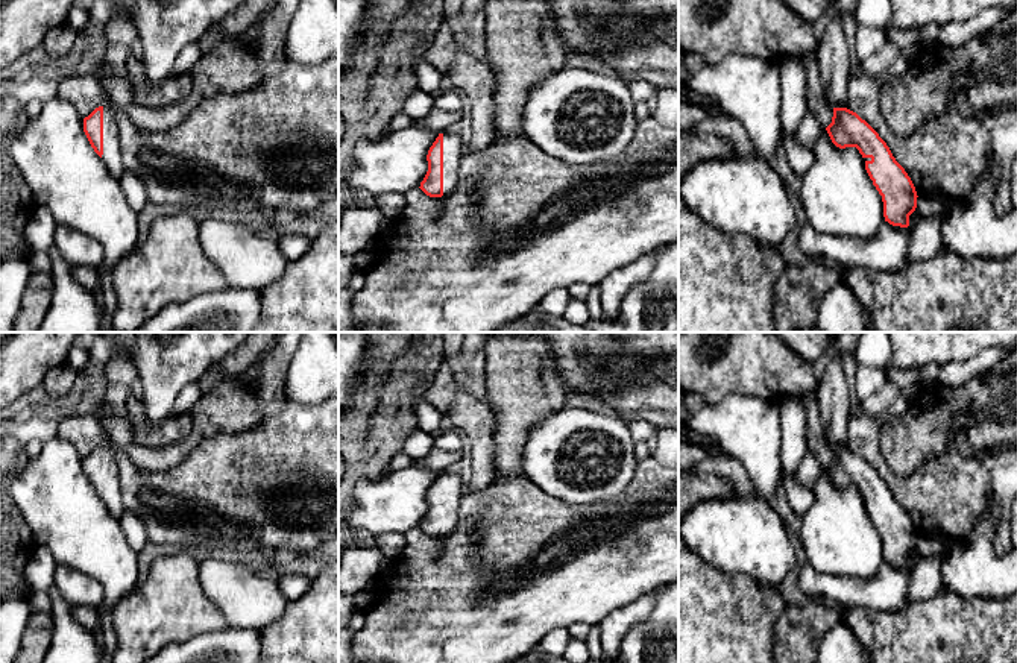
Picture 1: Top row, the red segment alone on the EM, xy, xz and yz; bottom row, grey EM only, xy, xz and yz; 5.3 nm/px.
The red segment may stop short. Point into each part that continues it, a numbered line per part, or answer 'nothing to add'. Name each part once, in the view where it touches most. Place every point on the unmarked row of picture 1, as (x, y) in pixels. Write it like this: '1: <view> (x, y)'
1: xz (453, 489)

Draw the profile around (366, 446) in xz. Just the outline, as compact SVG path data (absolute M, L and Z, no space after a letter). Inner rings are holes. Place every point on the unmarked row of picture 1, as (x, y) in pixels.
M364 332L366 369L361 385L338 417L338 454L345 460L345 472L338 481L338 561L348 548L369 548L375 545L373 534L349 523L354 507L354 490L360 479L373 479L387 472L390 460L402 449L407 437L416 429L416 405L423 399L427 378L431 378L445 358L443 332Z

